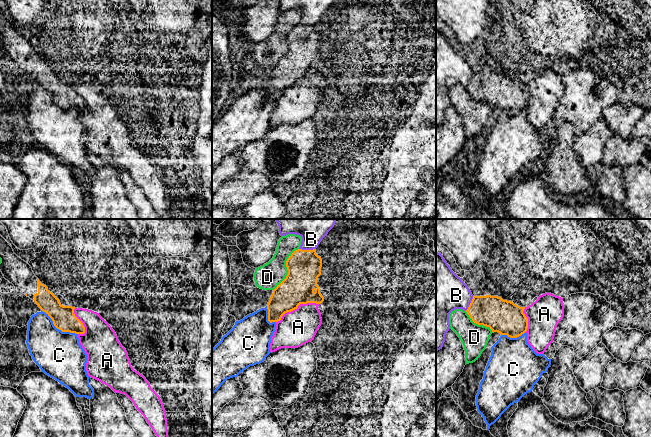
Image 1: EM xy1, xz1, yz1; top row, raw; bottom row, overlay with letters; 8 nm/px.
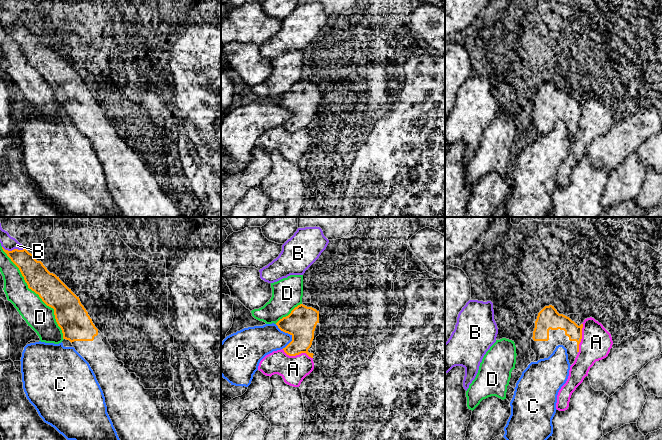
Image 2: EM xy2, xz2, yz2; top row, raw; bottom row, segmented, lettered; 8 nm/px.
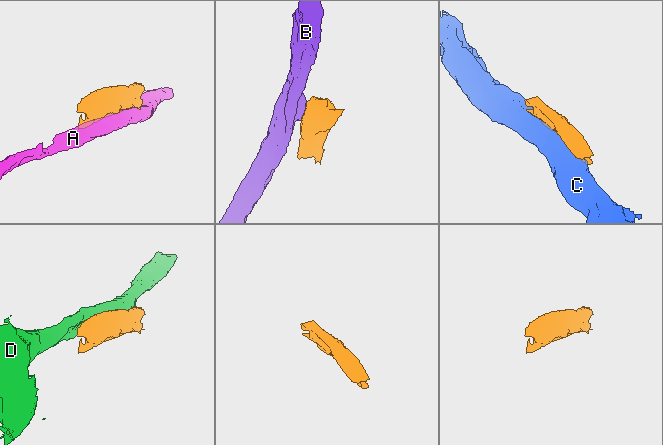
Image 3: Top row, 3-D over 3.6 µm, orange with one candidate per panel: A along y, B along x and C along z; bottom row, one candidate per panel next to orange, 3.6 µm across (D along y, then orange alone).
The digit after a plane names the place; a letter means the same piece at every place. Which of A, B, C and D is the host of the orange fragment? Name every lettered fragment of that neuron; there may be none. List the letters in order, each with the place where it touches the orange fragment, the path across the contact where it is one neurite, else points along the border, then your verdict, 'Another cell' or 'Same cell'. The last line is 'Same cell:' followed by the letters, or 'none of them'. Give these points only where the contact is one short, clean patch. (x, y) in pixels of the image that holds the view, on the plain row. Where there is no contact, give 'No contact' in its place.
A: Touches orange at xz1 (296, 84). Another cell
B: Touches orange at xy2 (13, 26). Boundary: xy2 (2, 22), (8, 26), (24, 25). Another cell
C: Touches orange at xy1 (58, 104). Another cell
D: Touches orange at xy2 (36, 69). Another cell
Same cell: none of them

